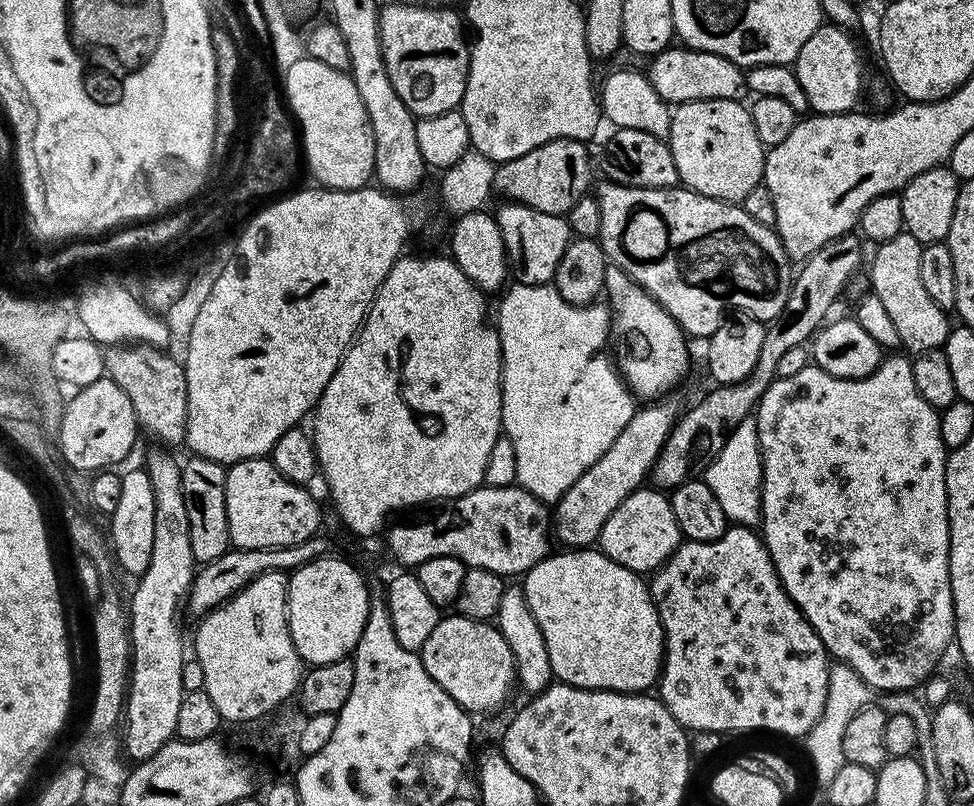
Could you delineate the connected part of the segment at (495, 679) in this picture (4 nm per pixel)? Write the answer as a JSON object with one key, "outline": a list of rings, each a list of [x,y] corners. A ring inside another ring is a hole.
{"outline":[[[459,614],[451,615],[445,615],[438,622],[438,626],[434,626],[430,638],[426,638],[420,648],[420,661],[426,666],[426,674],[430,674],[430,678],[434,678],[434,682],[438,682],[438,686],[442,686],[442,690],[446,690],[446,694],[450,694],[450,698],[454,698],[454,702],[458,702],[458,706],[465,712],[493,713],[509,699],[508,691],[511,690],[512,684],[514,688],[516,663],[510,654],[510,646],[506,646],[506,638],[502,638],[495,623],[471,620]]]}

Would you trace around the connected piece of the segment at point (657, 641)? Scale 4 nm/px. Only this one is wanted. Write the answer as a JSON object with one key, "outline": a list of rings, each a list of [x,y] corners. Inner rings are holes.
{"outline":[[[560,550],[557,554],[550,554],[542,562],[535,564],[522,577],[522,587],[526,594],[526,602],[538,618],[538,626],[542,629],[542,638],[546,638],[546,654],[550,654],[550,666],[553,677],[559,683],[573,684],[579,688],[601,688],[607,692],[639,692],[647,693],[648,688],[660,679],[660,669],[664,667],[664,631],[662,622],[658,618],[658,610],[652,601],[652,594],[645,577],[639,572],[632,572],[626,566],[614,562],[599,550]]]}

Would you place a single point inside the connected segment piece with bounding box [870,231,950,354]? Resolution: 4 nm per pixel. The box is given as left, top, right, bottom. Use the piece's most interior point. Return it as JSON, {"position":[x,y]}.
{"position":[922,325]}

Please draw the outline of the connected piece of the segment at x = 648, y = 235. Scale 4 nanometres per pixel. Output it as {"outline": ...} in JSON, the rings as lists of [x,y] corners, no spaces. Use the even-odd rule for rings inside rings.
{"outline":[[[604,182],[604,185],[600,189],[598,188],[594,192],[600,211],[600,234],[598,239],[600,245],[604,248],[604,253],[607,254],[609,261],[616,263],[618,268],[622,269],[637,286],[647,290],[652,295],[652,299],[660,303],[660,306],[666,310],[666,314],[670,314],[670,318],[674,318],[674,322],[678,322],[678,326],[684,332],[685,337],[701,336],[701,338],[707,338],[712,336],[714,330],[718,330],[718,326],[722,322],[720,312],[726,311],[727,308],[737,308],[740,311],[737,313],[753,316],[755,320],[761,322],[771,322],[782,314],[787,298],[790,297],[794,277],[794,262],[786,254],[780,236],[773,225],[763,224],[757,222],[754,218],[750,218],[750,214],[746,214],[746,210],[739,203],[715,200],[709,196],[692,192],[683,186],[674,188],[631,188],[628,184]]]}

